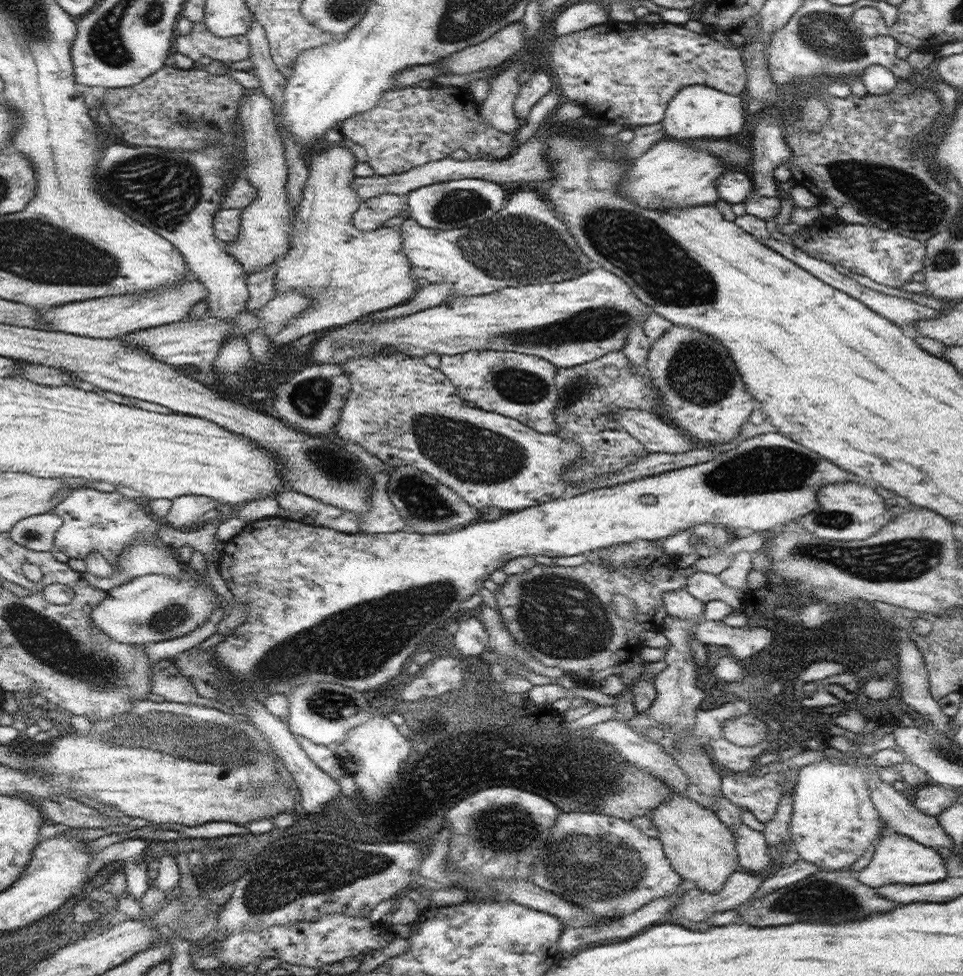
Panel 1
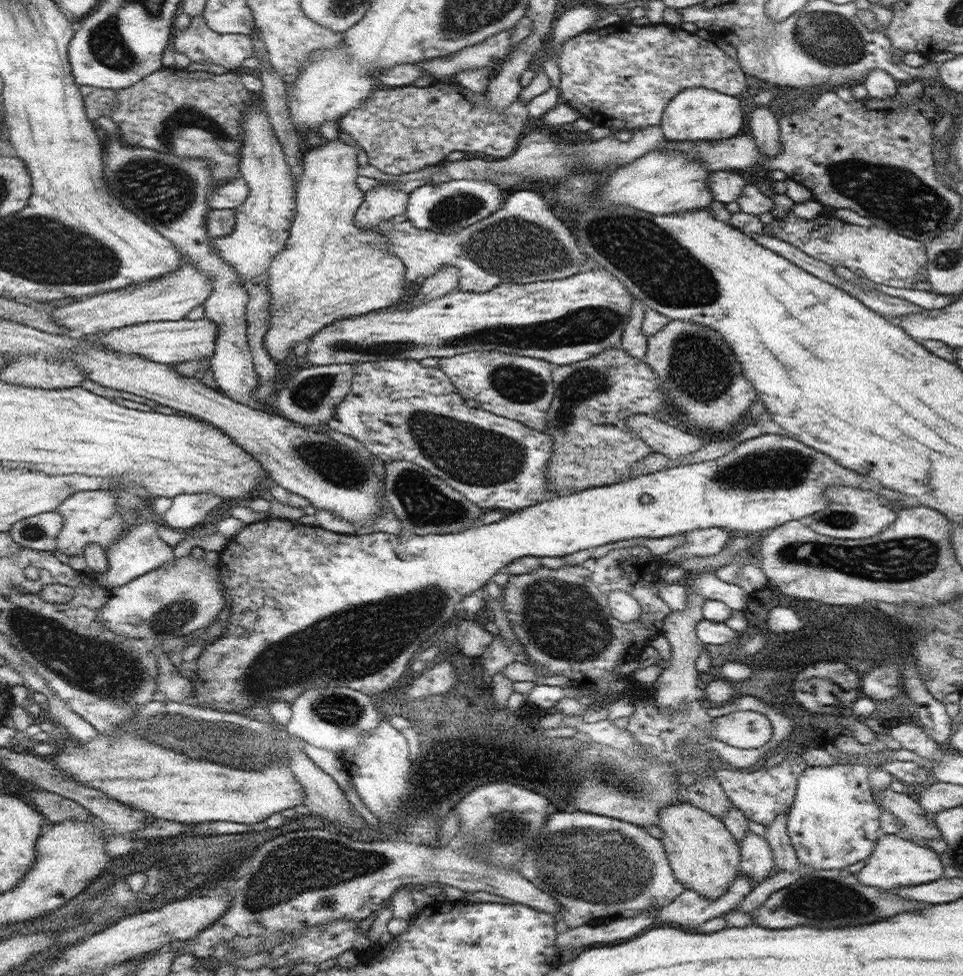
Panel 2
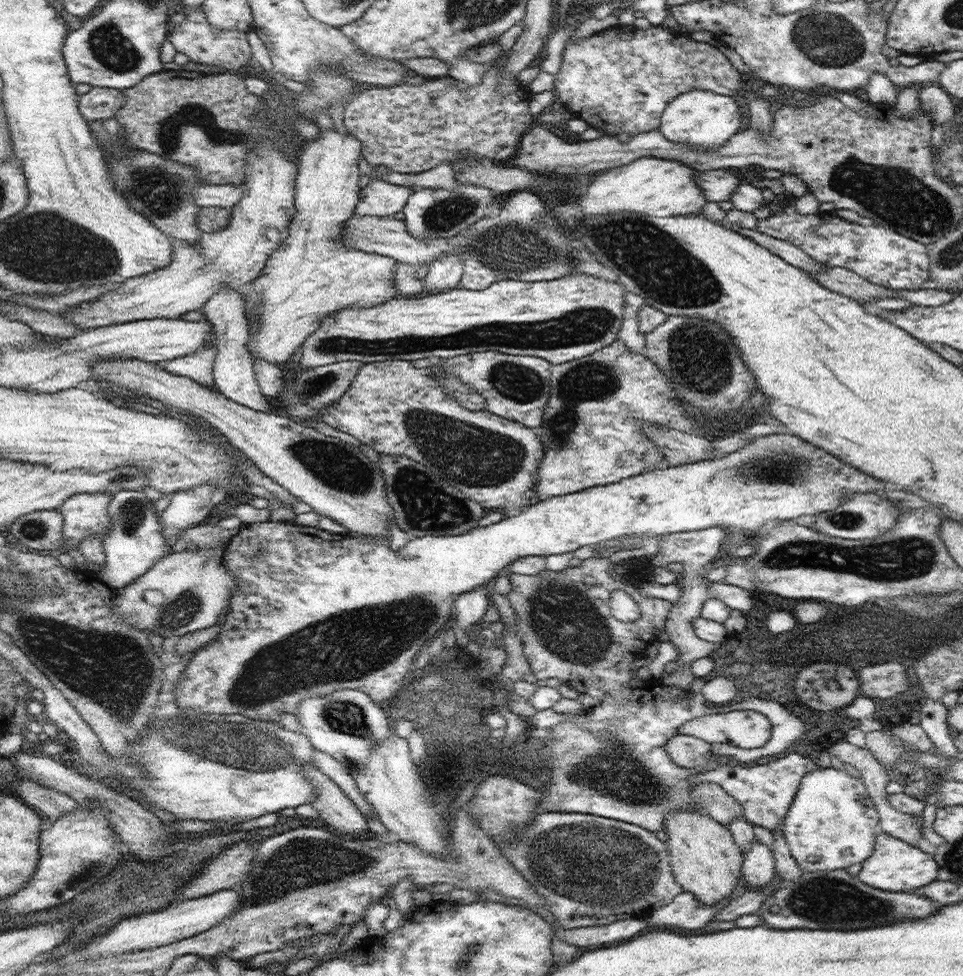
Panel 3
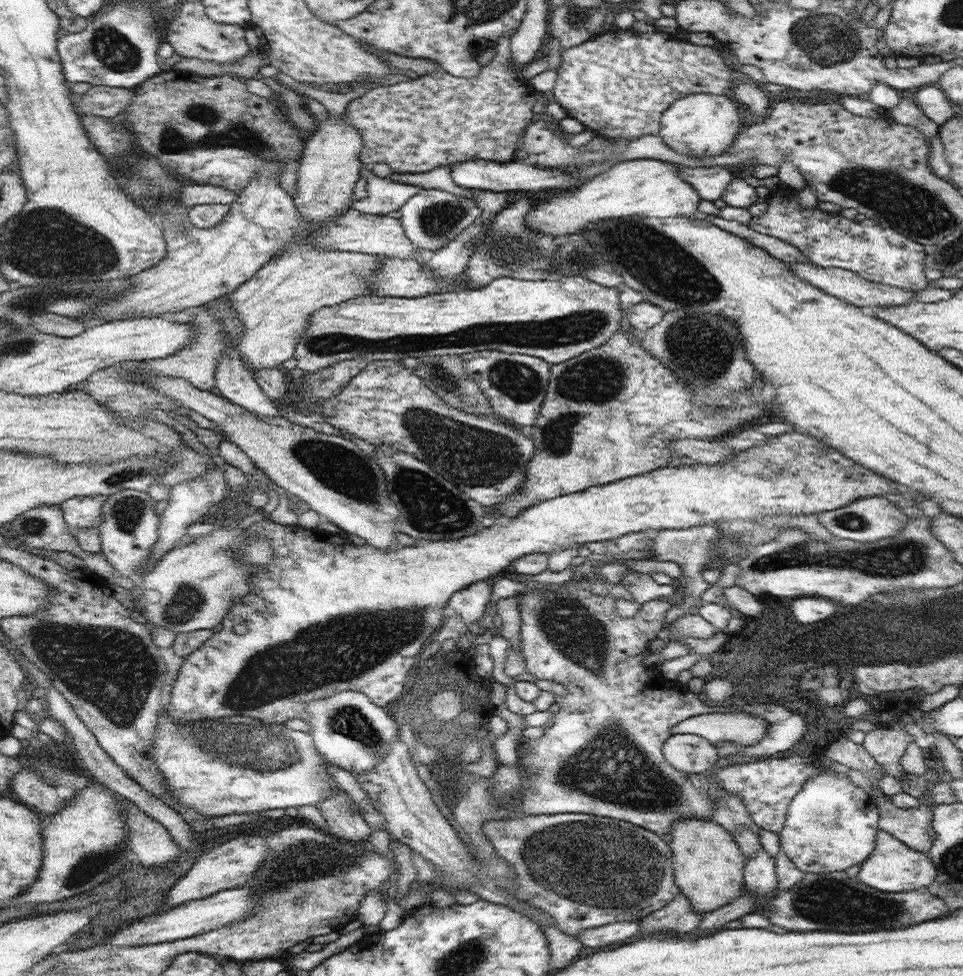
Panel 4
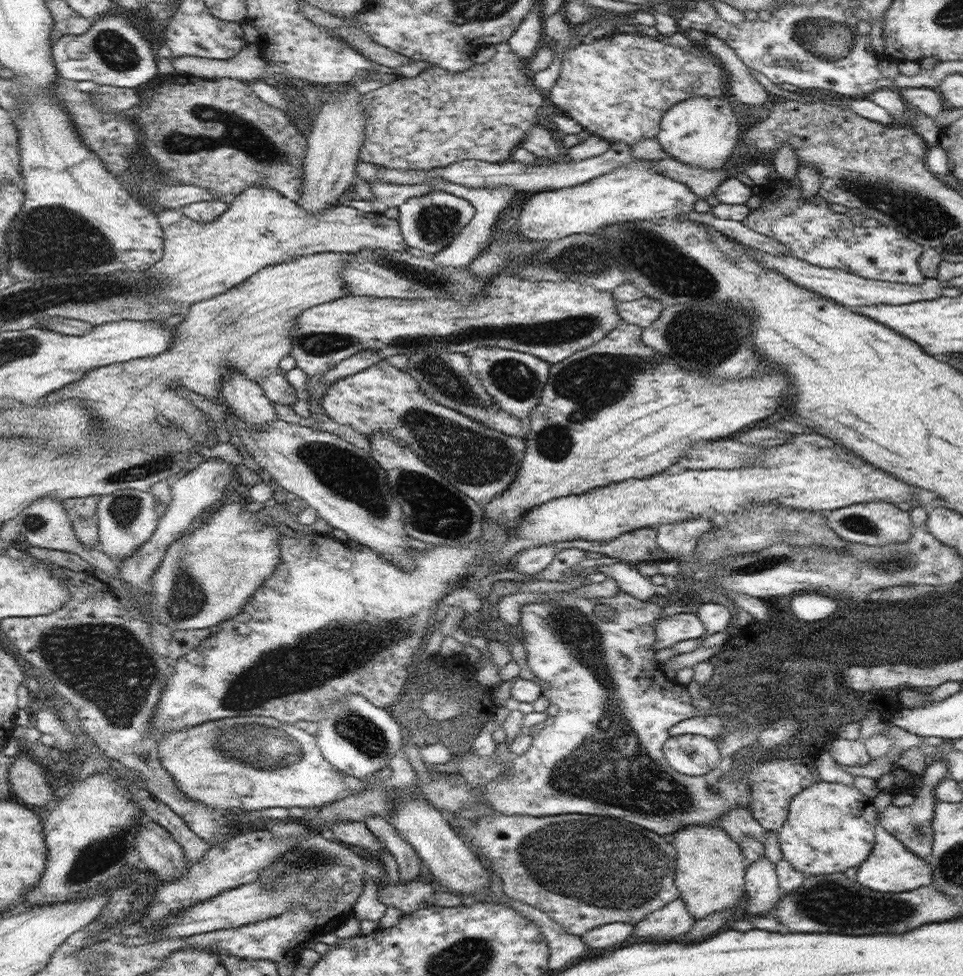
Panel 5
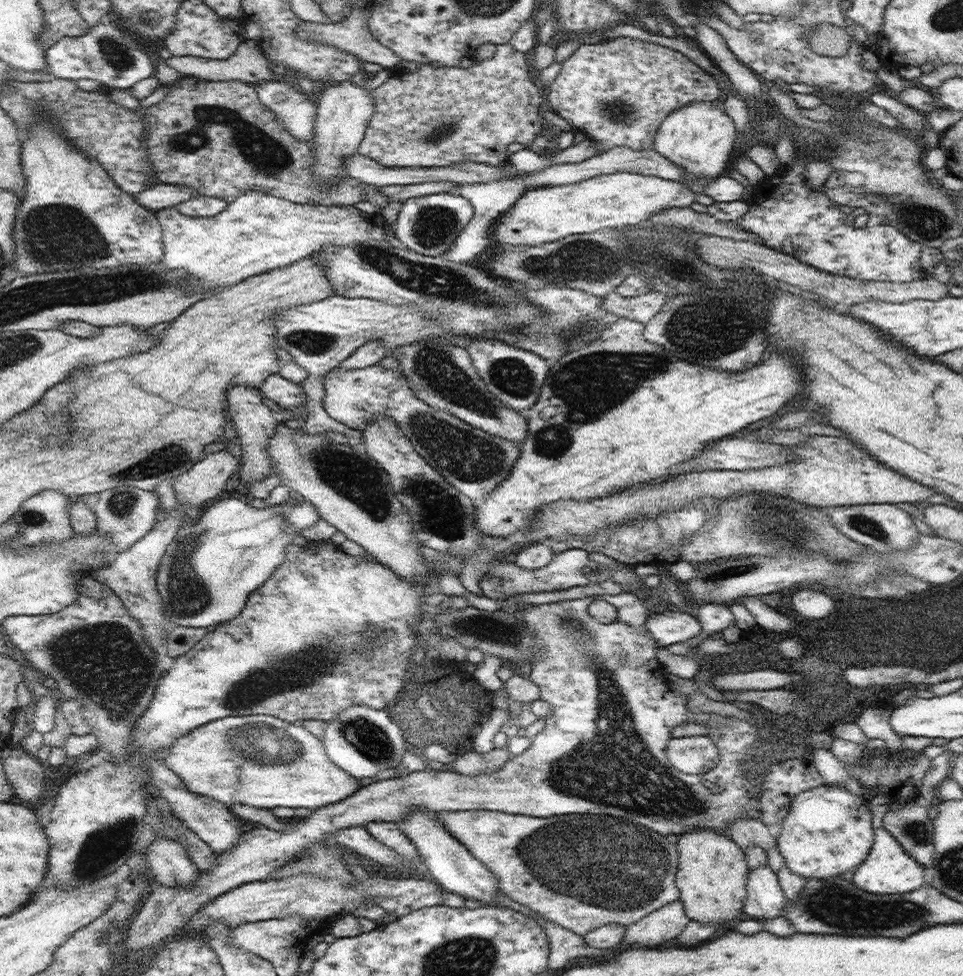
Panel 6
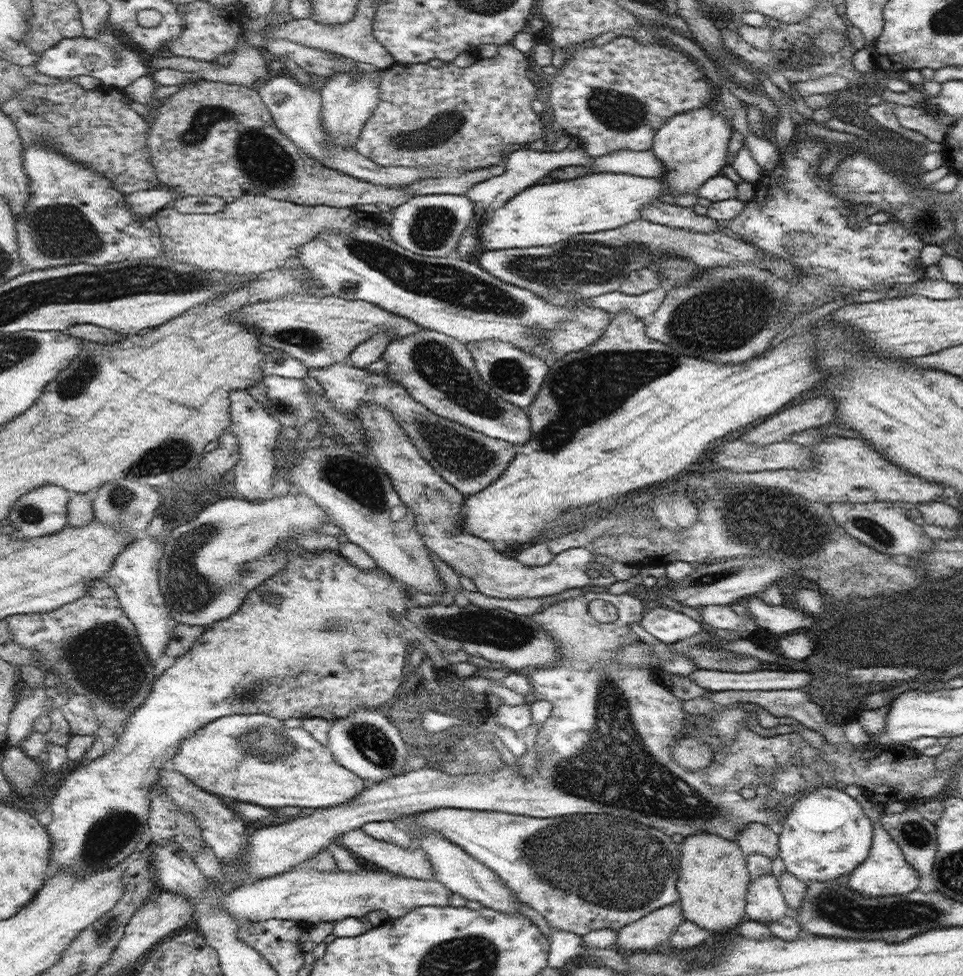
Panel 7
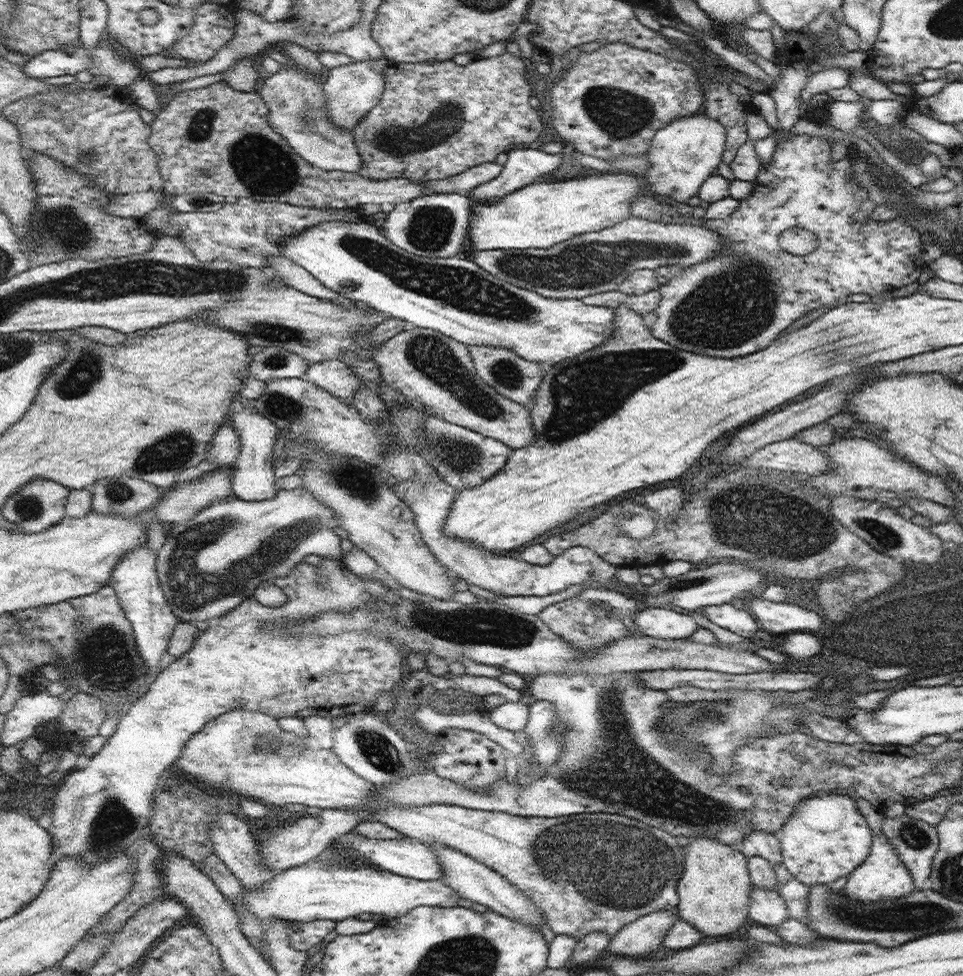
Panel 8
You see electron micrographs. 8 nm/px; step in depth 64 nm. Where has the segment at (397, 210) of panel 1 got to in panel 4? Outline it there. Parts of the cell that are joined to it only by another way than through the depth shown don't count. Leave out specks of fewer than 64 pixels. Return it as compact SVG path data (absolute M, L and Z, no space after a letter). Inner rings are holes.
M363 163L361 177L368 180L366 198L355 200L351 204L356 210L366 214L387 215L400 210L402 205L415 194L420 187L393 182L390 178L379 178L372 172L373 164Z

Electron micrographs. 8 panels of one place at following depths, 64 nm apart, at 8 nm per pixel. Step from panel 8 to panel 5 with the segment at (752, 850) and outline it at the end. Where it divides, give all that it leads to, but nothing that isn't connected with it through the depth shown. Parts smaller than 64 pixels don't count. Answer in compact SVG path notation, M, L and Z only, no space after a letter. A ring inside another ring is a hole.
M749 808L728 810L719 824L733 839L740 844L745 836L753 836L762 844L768 837L766 830L753 816Z

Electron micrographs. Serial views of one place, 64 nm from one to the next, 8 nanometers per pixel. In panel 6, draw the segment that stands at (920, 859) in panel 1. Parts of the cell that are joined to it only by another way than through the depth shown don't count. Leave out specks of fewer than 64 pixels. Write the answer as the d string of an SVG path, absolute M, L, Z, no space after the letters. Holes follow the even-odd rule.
M872 795L869 797L870 812L874 829L874 842L866 857L851 880L858 888L876 894L902 894L921 887L924 884L924 867L912 858L902 845L883 826L883 816L888 812L889 804L893 798L884 795Z

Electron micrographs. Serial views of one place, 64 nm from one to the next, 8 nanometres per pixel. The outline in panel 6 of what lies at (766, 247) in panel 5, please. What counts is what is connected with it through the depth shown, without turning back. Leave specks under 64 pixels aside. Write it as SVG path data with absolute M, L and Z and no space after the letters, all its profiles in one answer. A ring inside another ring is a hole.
M690 207L667 208L667 210L653 214L650 220L654 226L661 228L692 229L695 233L763 244L763 238L735 221L720 220L711 214L696 212Z

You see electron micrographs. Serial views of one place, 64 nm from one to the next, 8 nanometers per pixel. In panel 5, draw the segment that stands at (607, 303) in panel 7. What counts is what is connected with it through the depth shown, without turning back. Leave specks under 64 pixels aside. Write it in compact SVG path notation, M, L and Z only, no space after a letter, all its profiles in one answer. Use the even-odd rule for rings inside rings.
M647 295L630 302L615 301L621 321L639 326L642 330L652 325L659 318L660 312L664 310L659 300Z

